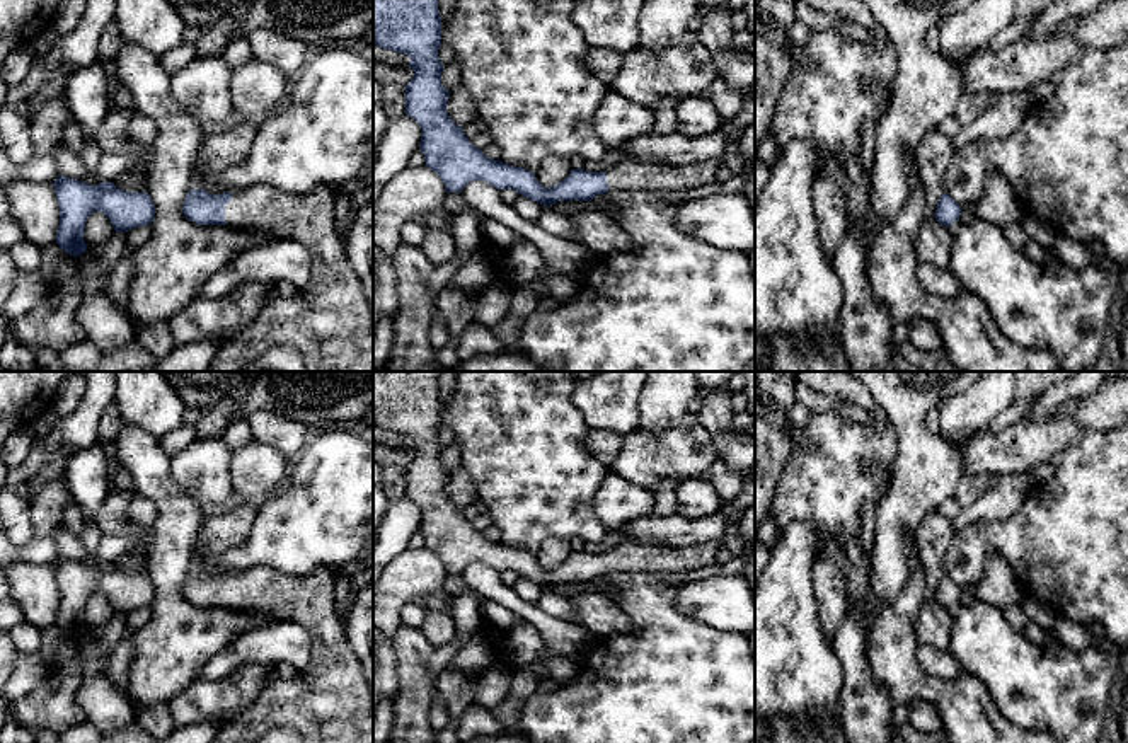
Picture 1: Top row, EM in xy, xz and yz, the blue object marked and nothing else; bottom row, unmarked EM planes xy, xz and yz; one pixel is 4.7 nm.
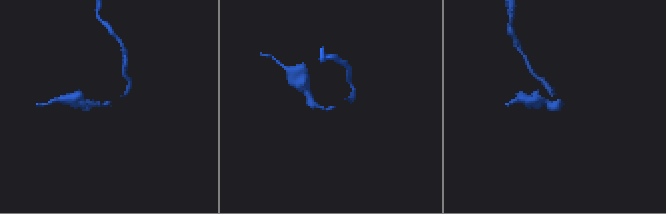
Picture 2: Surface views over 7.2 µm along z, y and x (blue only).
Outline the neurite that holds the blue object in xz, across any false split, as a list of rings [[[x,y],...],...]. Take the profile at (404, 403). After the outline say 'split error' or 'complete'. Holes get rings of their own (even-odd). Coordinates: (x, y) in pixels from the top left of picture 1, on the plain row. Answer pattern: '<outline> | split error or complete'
[[[373,372],[373,426],[411,440],[407,448],[416,455],[406,467],[406,496],[419,504],[426,549],[440,557],[446,574],[462,574],[469,564],[486,562],[499,573],[515,571],[550,588],[557,583],[591,583],[622,569],[693,573],[716,562],[719,542],[676,550],[625,540],[607,554],[573,550],[557,567],[544,569],[535,554],[487,540],[446,494],[450,474],[441,465],[438,380],[440,372]]] | split error

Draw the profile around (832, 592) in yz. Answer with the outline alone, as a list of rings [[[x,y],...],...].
[[[842,537],[823,545],[813,564],[814,595],[823,631],[833,641],[847,612],[847,585],[843,578],[845,554]]]

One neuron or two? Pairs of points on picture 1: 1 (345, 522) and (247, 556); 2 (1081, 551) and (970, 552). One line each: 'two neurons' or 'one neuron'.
1: one neuron
2: one neuron

